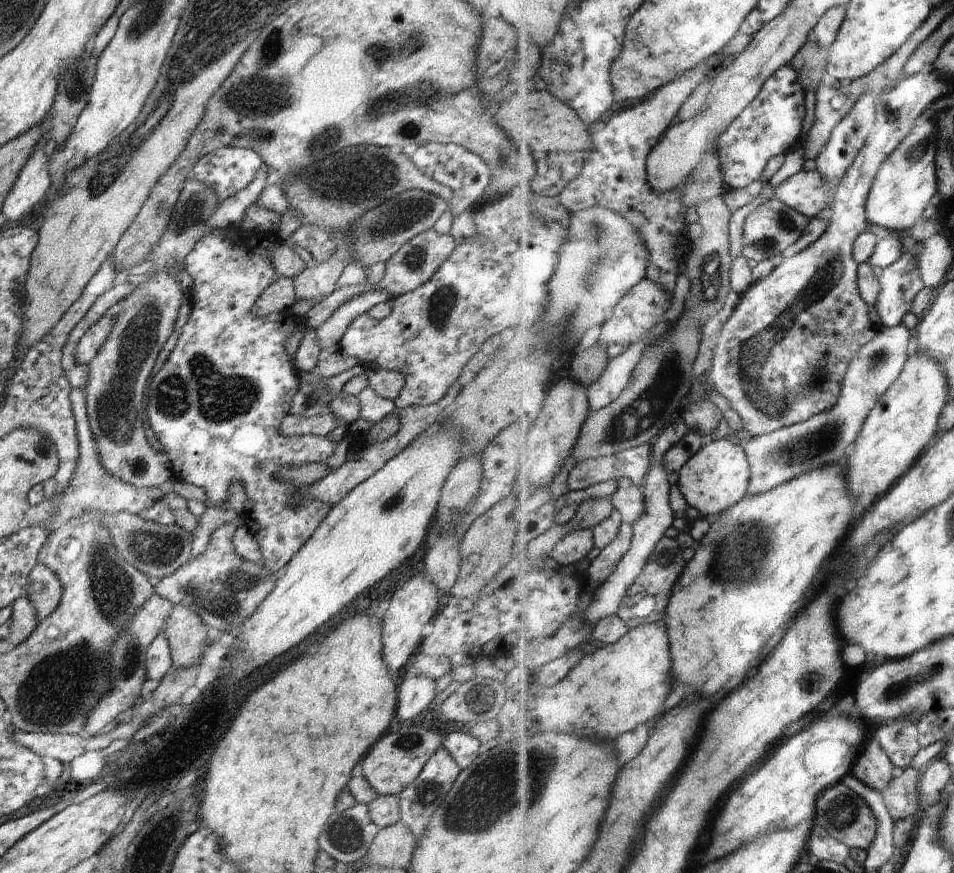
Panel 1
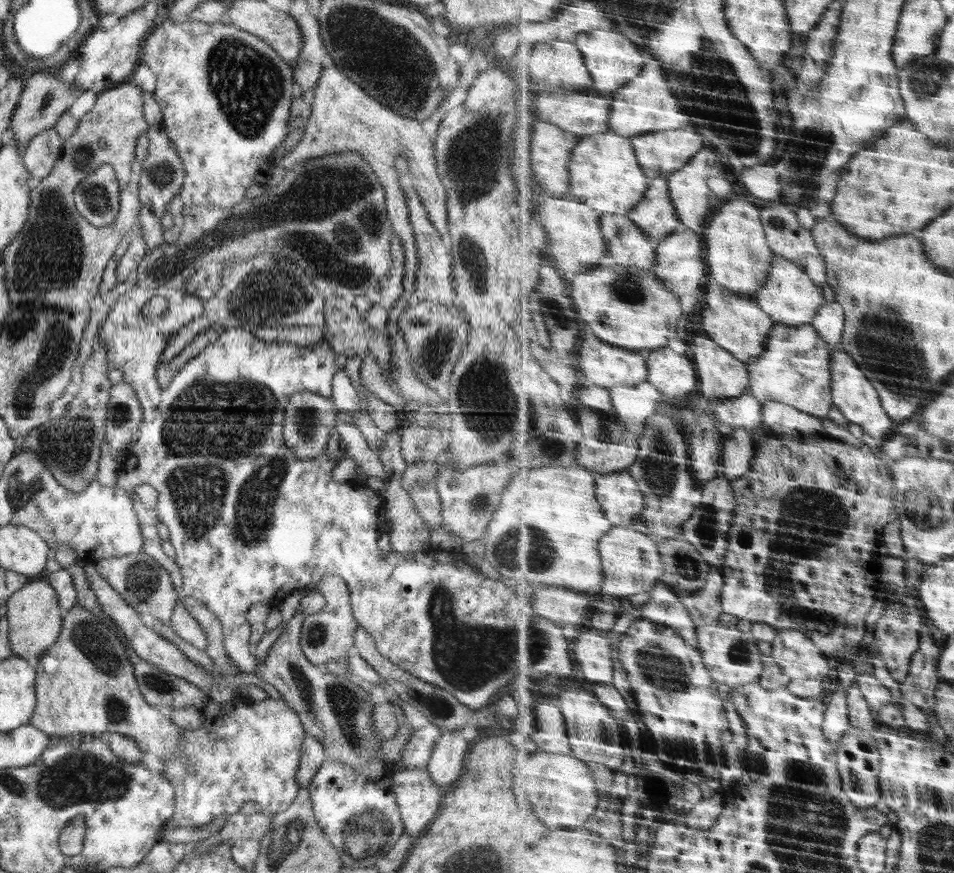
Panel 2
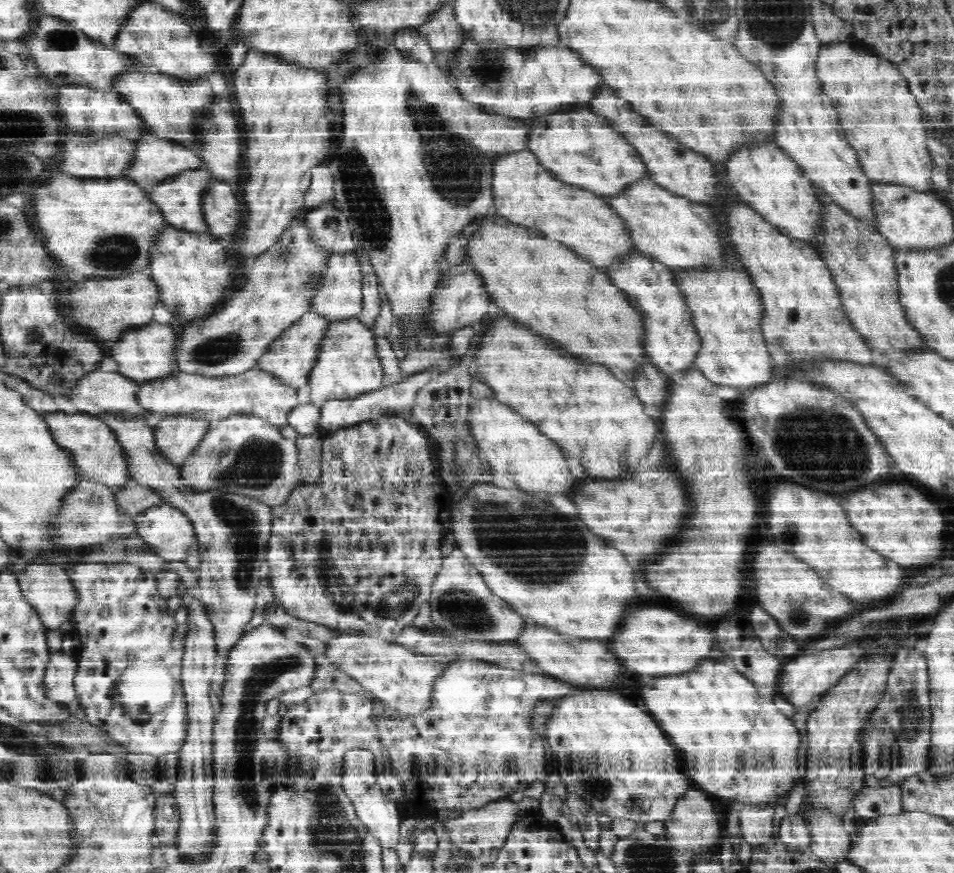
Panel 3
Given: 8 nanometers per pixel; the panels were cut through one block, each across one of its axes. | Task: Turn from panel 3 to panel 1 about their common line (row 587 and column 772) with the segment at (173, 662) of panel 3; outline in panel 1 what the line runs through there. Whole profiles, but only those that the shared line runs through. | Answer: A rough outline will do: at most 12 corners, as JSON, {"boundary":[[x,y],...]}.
{"boundary":[[792,65],[719,138],[725,190],[798,144],[806,88]]}

